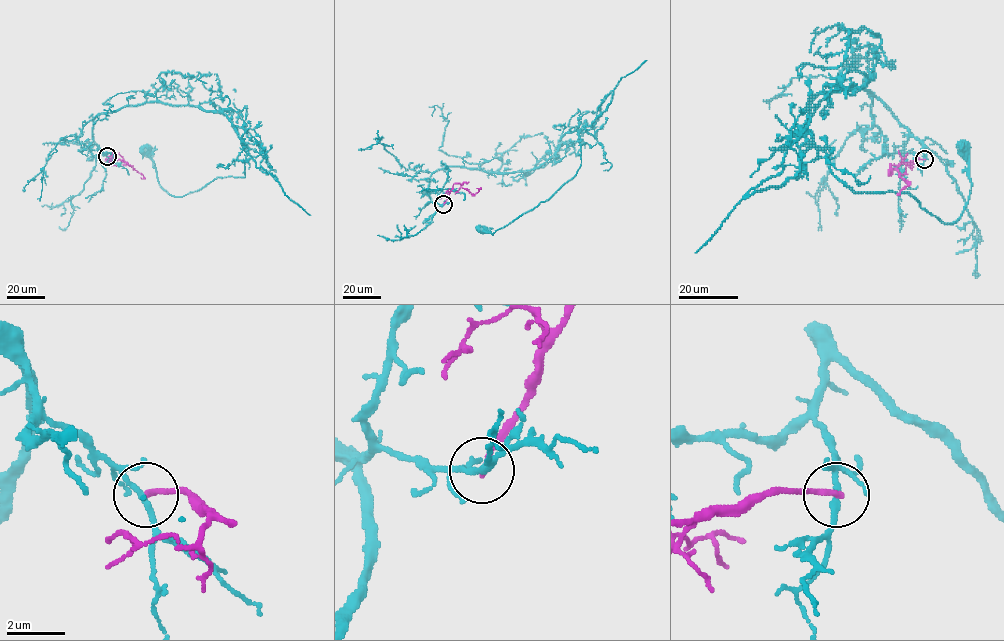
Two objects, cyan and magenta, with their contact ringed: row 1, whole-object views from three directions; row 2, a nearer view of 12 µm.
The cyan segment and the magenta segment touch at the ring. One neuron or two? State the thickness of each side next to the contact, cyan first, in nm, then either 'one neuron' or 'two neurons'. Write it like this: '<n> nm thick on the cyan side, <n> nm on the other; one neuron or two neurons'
190 nm thick on the cyan side, 220 nm on the other; two neurons

